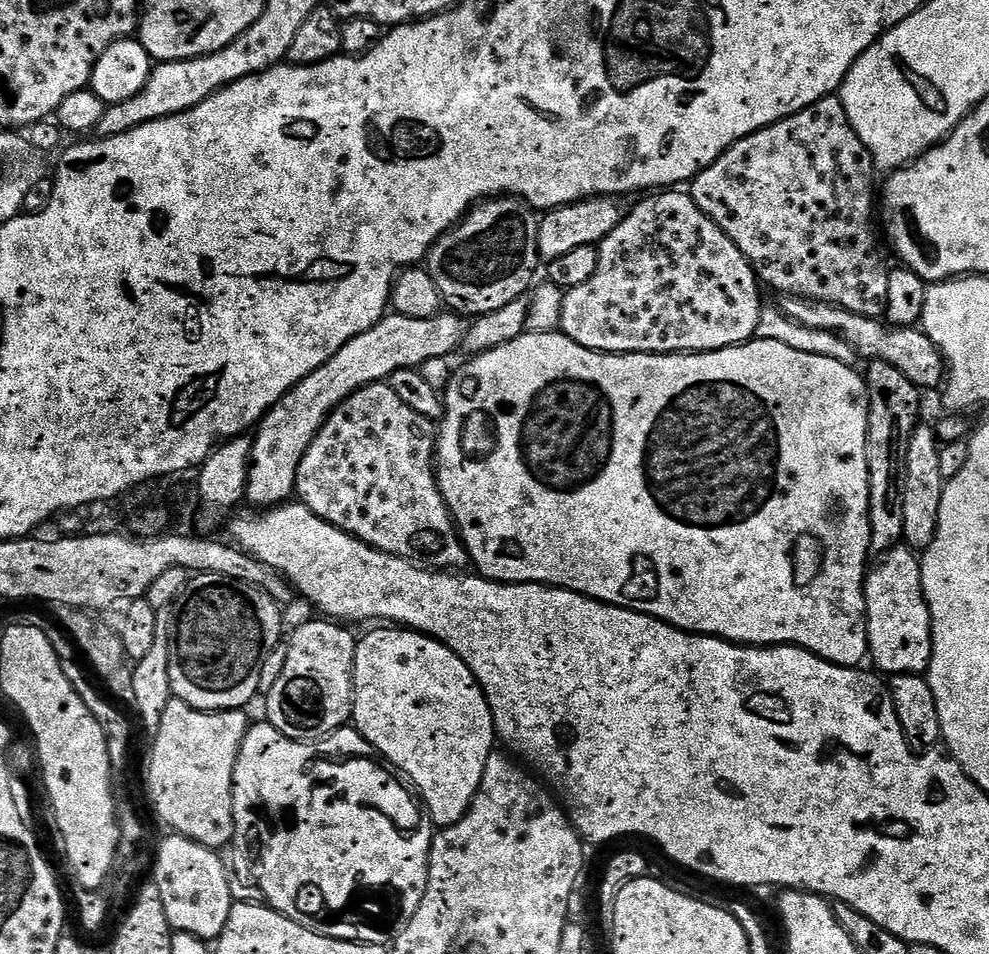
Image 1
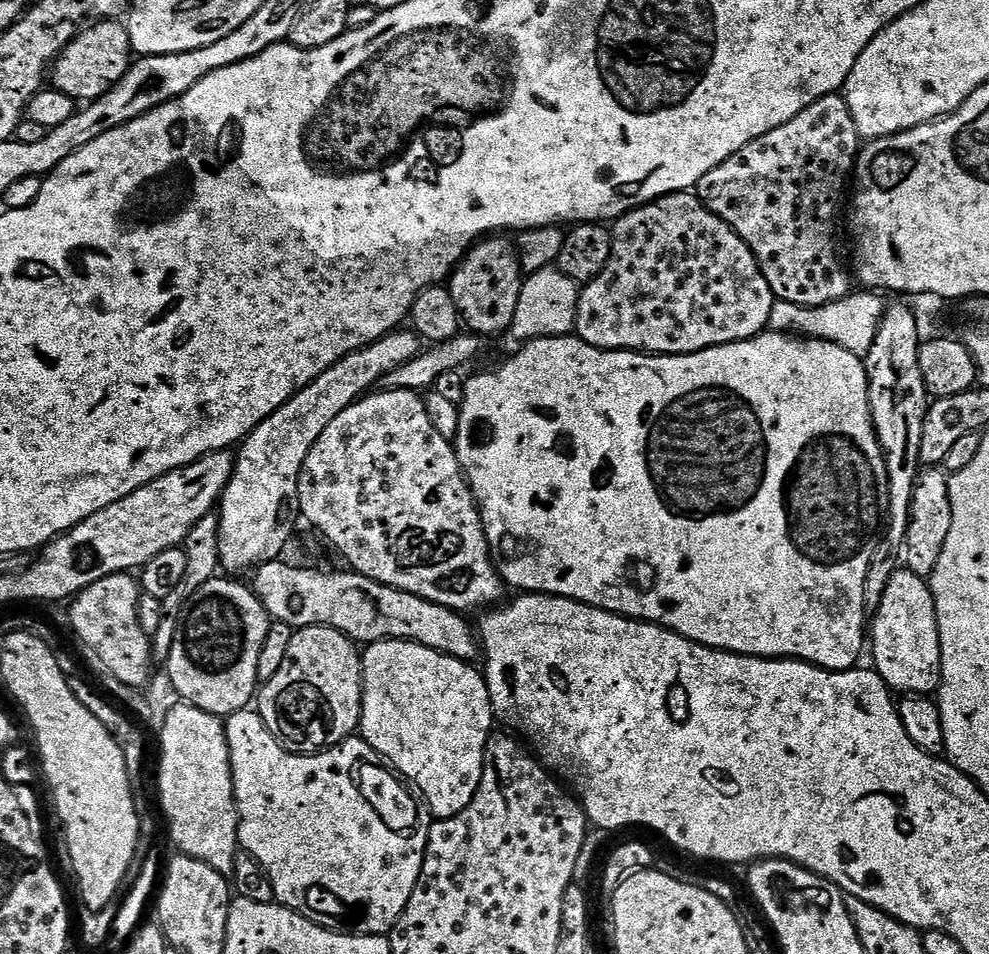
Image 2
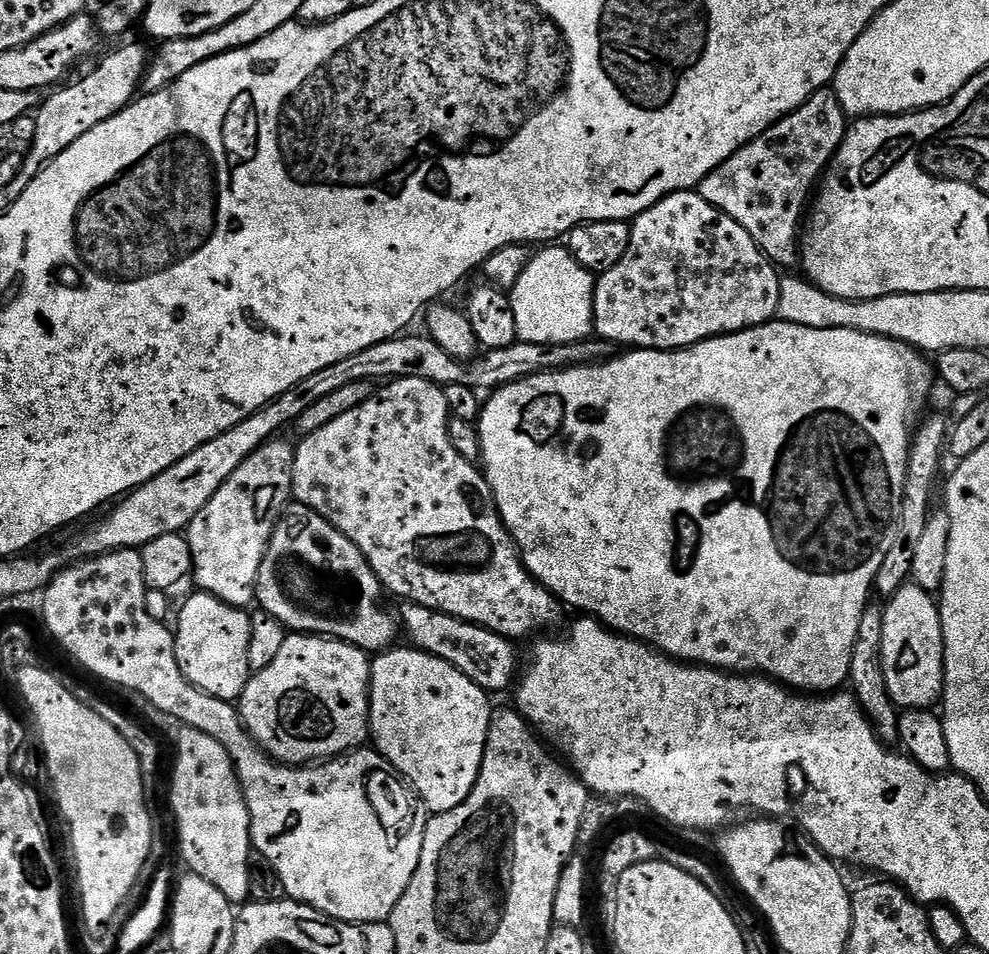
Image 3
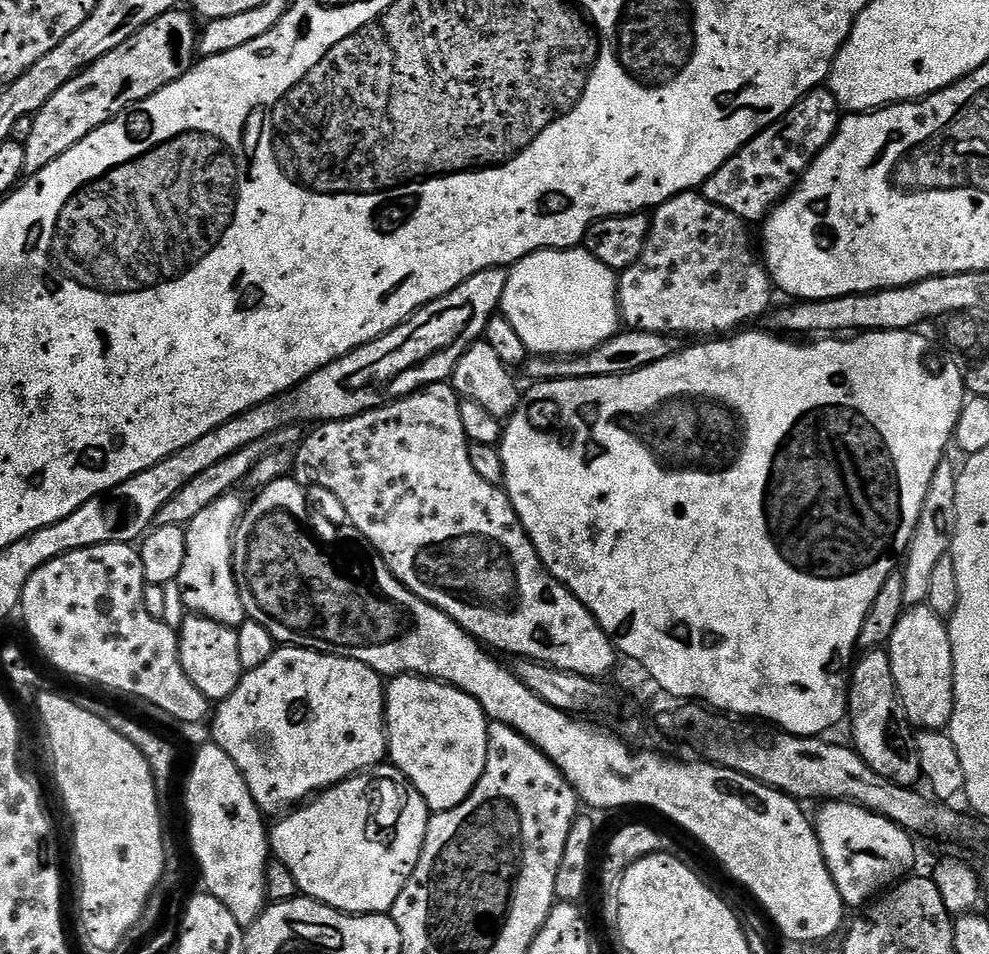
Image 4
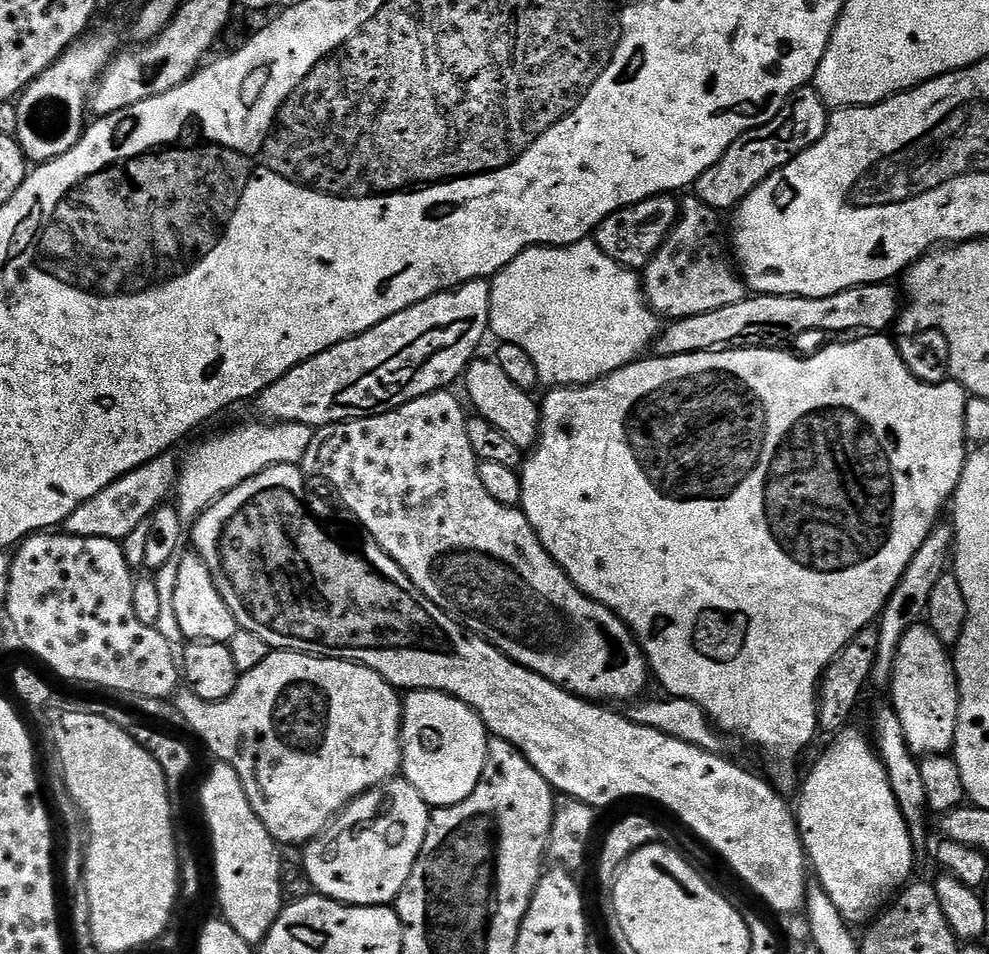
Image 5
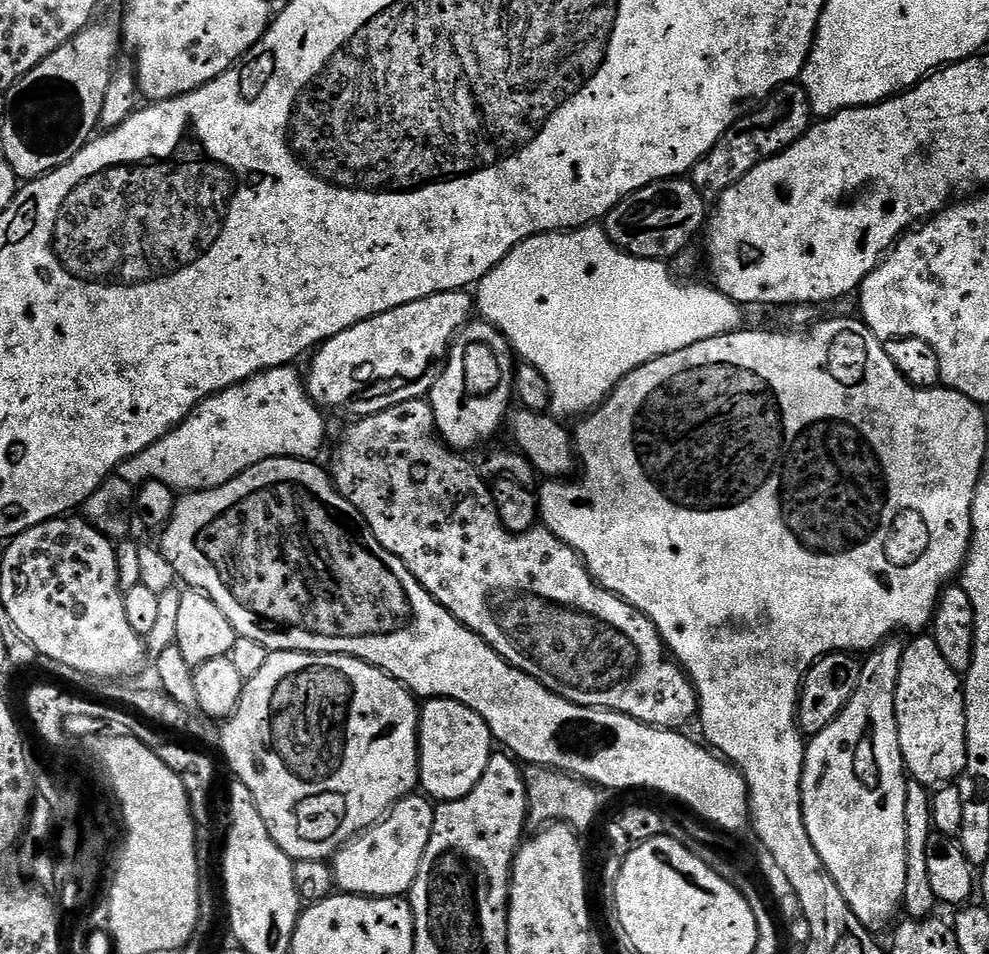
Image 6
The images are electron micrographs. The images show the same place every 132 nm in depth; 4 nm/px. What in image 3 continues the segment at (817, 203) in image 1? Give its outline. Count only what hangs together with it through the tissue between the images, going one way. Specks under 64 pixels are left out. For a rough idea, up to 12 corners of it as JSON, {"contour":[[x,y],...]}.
{"contour":[[831,87],[699,184],[773,264],[798,233],[849,117]]}

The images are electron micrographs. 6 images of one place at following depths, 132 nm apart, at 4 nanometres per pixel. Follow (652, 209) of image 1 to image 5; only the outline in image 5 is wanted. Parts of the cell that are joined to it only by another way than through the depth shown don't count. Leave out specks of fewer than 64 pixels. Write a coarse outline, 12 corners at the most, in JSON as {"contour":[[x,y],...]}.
{"contour":[[695,194],[642,269],[669,321],[746,297],[721,213]]}

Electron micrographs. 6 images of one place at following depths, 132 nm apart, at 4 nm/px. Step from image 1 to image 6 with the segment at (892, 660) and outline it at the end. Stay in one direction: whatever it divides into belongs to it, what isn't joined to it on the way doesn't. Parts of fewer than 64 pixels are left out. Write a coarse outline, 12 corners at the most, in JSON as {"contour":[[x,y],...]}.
{"contour":[[931,634],[904,645],[898,742],[915,783],[968,767],[961,673]]}

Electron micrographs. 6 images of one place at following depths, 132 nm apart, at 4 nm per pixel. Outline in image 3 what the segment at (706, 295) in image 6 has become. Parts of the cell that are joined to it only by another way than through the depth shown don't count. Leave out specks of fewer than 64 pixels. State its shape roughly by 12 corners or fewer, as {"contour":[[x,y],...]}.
{"contour":[[544,246],[510,289],[518,337],[593,335],[596,280]]}

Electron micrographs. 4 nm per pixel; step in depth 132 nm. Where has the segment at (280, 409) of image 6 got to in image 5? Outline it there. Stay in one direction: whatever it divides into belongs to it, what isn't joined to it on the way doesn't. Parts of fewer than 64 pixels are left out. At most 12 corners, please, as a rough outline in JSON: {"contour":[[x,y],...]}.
{"contour":[[240,424],[178,468],[185,525],[262,470],[301,463],[304,424]]}

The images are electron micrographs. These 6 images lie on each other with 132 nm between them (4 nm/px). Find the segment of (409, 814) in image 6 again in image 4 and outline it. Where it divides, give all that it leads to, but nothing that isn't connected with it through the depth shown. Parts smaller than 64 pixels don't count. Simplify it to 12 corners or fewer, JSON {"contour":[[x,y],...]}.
{"contour":[[385,762],[301,803],[270,852],[301,893],[345,914],[391,913],[426,842],[374,810]]}

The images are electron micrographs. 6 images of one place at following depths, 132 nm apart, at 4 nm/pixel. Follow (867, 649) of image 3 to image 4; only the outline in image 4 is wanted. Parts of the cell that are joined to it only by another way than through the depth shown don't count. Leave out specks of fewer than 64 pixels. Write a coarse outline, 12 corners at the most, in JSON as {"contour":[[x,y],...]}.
{"contour":[[884,648],[853,663],[851,747],[882,778],[915,789],[916,737]]}

